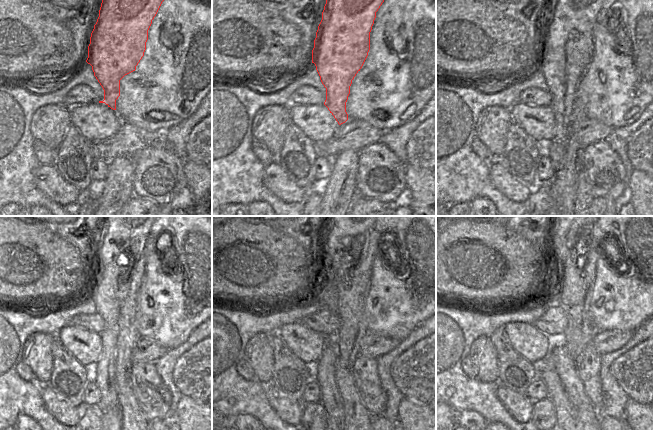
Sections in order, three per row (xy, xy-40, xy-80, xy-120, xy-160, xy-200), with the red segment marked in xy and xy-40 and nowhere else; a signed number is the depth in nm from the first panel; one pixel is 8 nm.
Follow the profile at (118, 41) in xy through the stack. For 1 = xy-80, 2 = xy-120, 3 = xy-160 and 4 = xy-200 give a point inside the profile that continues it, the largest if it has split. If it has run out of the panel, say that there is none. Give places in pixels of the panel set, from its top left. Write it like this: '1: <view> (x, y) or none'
1: xy-80 (573, 13)
2: xy-120 (121, 245)
3: xy-160 (344, 242)
4: xy-200 (564, 243)

